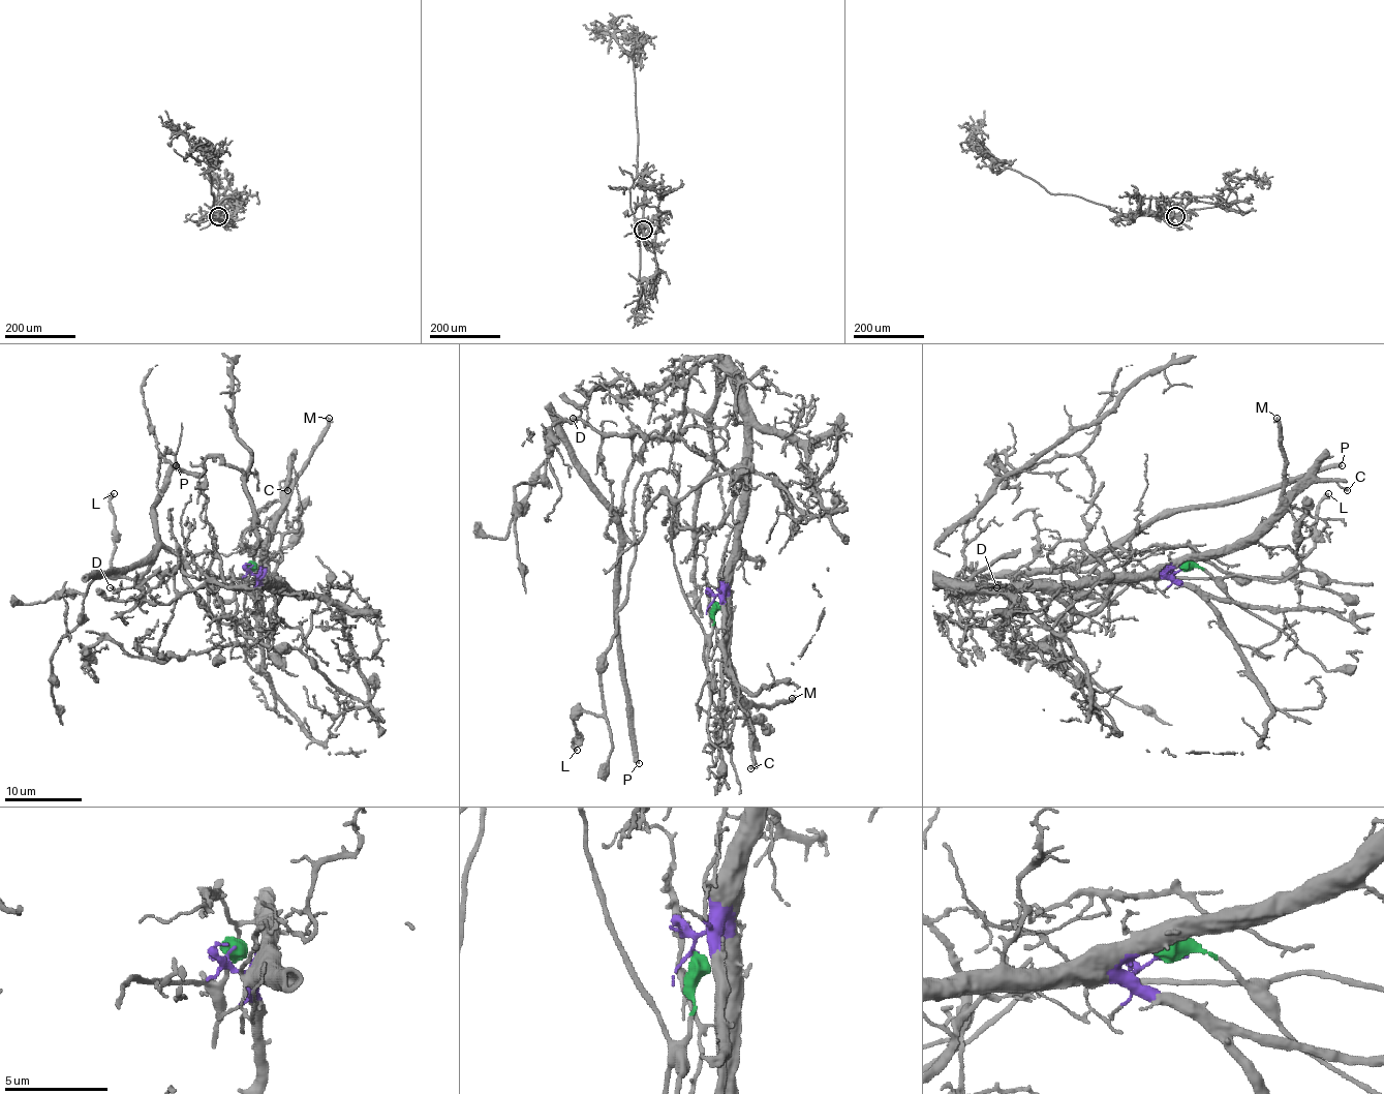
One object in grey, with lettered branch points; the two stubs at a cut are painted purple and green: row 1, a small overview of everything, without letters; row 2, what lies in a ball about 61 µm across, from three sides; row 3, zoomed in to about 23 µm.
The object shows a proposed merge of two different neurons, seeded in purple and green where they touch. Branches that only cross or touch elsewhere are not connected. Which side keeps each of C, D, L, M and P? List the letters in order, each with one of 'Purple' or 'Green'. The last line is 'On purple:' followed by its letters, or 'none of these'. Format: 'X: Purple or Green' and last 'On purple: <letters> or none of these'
C: Purple
D: Purple
L: Green
M: Purple
P: Green
On purple: C, D, M

